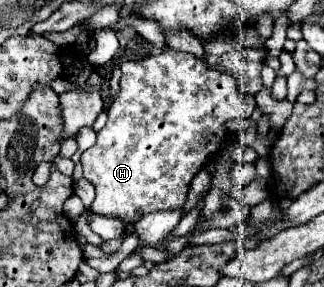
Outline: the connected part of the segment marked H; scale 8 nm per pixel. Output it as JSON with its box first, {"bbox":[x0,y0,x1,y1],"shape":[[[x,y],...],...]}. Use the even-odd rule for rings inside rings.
{"bbox":[82,45,256,223],"shape":[[[164,45],[162,53],[160,55],[148,55],[148,57],[142,57],[142,59],[134,59],[134,61],[124,61],[122,65],[122,79],[120,79],[120,91],[118,95],[114,97],[110,109],[108,109],[108,123],[102,131],[98,131],[98,139],[96,139],[96,145],[86,149],[82,153],[82,167],[84,167],[84,177],[94,185],[96,189],[96,199],[92,203],[92,211],[94,213],[102,213],[102,215],[108,215],[108,217],[122,217],[122,221],[126,223],[136,223],[140,221],[144,215],[148,213],[154,213],[154,211],[176,211],[184,205],[186,201],[186,195],[188,195],[188,187],[190,187],[190,181],[194,179],[194,175],[202,169],[204,163],[208,163],[214,155],[200,155],[200,149],[204,147],[220,147],[224,145],[224,139],[226,139],[226,123],[228,121],[234,121],[234,119],[248,119],[256,107],[256,101],[254,101],[254,95],[242,95],[240,89],[238,89],[238,79],[236,77],[230,77],[230,73],[220,73],[216,69],[210,69],[206,65],[206,61],[202,57],[196,57],[192,53],[184,53],[184,51],[176,51],[168,45]]]}

